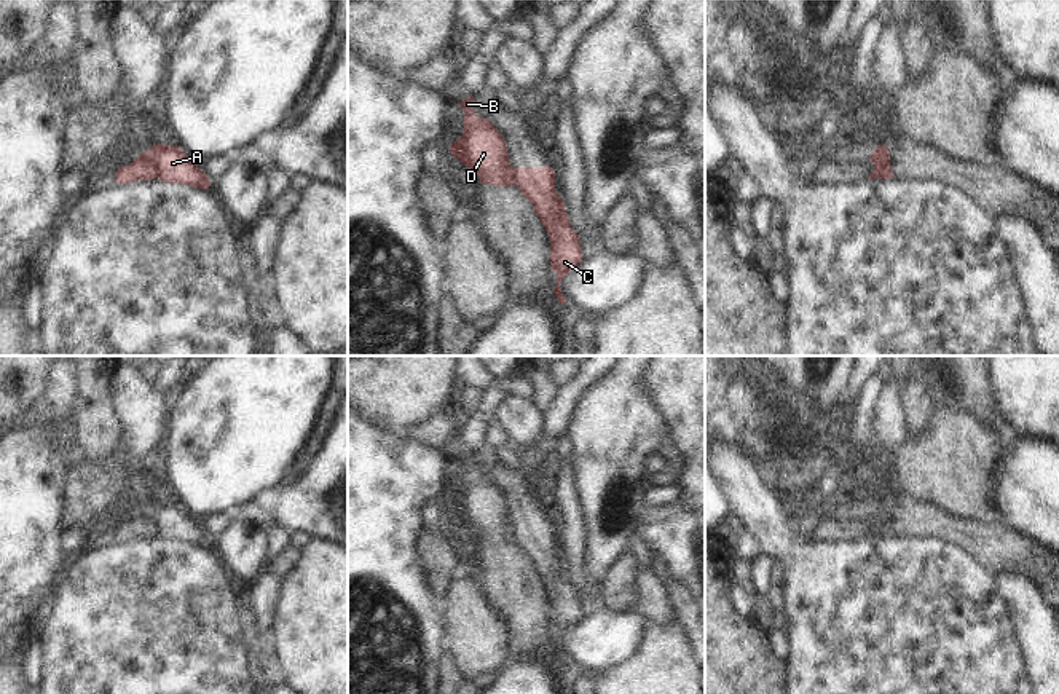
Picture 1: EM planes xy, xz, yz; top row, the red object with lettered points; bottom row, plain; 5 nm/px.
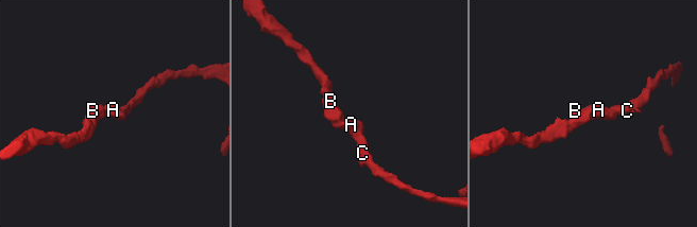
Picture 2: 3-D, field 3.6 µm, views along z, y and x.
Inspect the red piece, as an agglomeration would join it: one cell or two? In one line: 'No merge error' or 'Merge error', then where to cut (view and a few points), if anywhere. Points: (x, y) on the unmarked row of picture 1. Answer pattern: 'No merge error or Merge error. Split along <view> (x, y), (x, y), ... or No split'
Merge error. Split along xy (145, 509), (158, 533)

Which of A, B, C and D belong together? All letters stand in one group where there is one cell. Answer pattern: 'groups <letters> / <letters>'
groups A C / B D

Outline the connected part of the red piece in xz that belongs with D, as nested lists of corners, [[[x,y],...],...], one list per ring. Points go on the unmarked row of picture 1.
[[[474,453],[458,461],[466,469],[463,475],[464,490],[450,503],[450,511],[464,523],[474,526],[482,541],[498,544],[514,542],[515,536],[504,495],[490,477],[474,471],[477,463]]]

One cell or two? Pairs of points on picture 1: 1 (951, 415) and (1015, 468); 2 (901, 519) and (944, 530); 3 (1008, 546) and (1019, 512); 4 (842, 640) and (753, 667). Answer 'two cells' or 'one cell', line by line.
1: two cells
2: one cell
3: two cells
4: two cells

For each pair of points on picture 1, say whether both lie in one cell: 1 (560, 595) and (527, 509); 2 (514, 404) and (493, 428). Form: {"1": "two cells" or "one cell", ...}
{"1": "one cell", "2": "two cells"}

